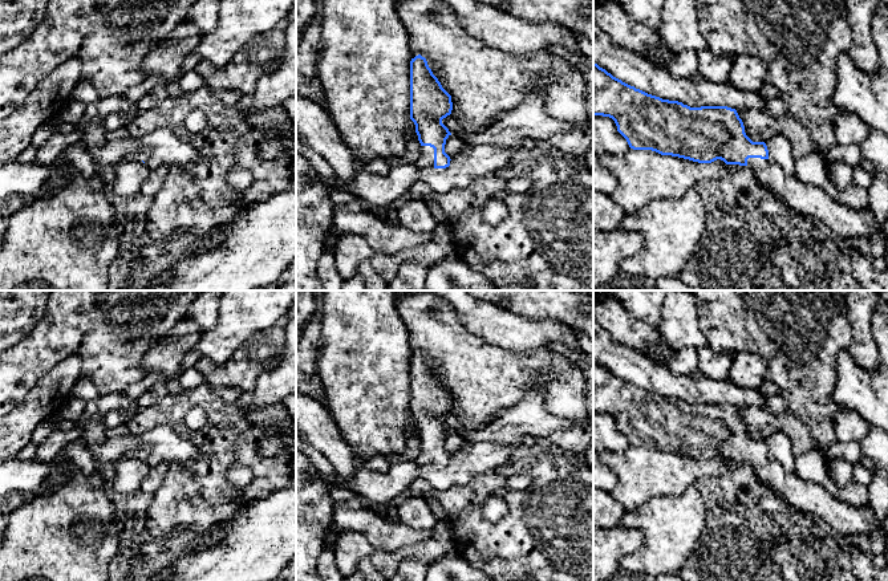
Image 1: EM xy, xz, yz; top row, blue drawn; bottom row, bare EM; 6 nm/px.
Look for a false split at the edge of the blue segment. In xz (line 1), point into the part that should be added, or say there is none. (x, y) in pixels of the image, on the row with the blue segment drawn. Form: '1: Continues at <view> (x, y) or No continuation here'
1: Continues at xz (426, 158)

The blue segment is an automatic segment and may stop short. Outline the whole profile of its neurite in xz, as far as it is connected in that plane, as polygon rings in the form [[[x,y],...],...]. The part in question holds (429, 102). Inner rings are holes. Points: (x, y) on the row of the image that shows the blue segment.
[[[421,54],[410,61],[410,119],[421,143],[415,161],[419,168],[446,168],[450,157],[445,153],[446,139],[451,135],[442,119],[451,114],[451,96],[433,74]]]

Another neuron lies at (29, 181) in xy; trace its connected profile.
[[[17,159],[0,164],[0,202],[12,196],[32,200],[49,192],[54,166],[40,166],[35,162],[21,163]]]

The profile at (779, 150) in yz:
[[[773,135],[765,141],[769,150],[769,161],[778,164],[787,175],[795,175],[795,159],[788,138]]]

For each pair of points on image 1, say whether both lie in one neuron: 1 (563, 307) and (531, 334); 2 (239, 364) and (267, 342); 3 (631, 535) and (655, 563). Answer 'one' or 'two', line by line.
1: two
2: one
3: two

